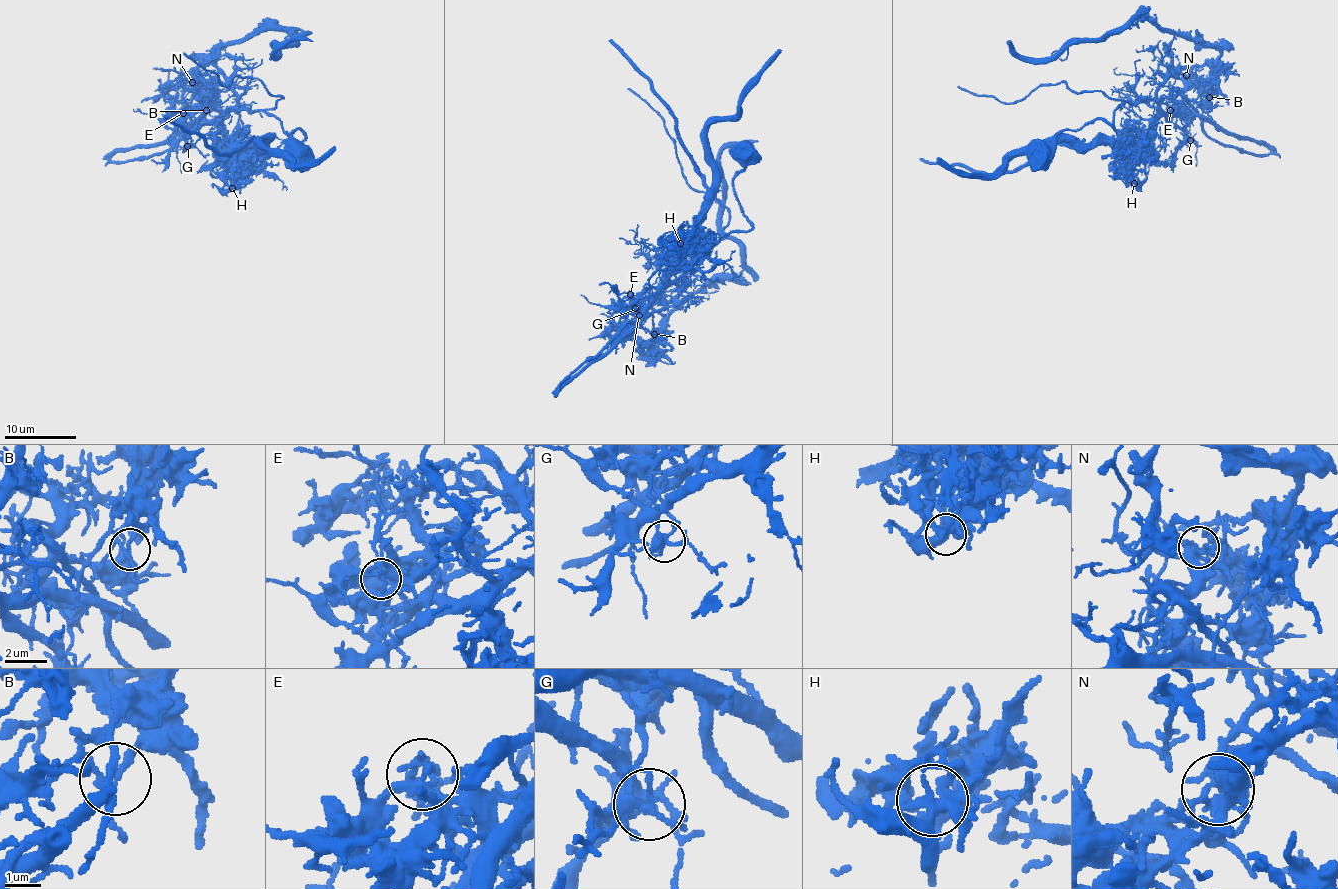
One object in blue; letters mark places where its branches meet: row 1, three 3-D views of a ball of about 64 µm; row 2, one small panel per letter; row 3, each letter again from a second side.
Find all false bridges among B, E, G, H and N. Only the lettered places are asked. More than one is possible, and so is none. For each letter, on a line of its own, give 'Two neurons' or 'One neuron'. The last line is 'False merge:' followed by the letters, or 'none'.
B: Two neurons
E: One neuron
G: Two neurons
H: Two neurons
N: One neuron
False merge: B, G, H

